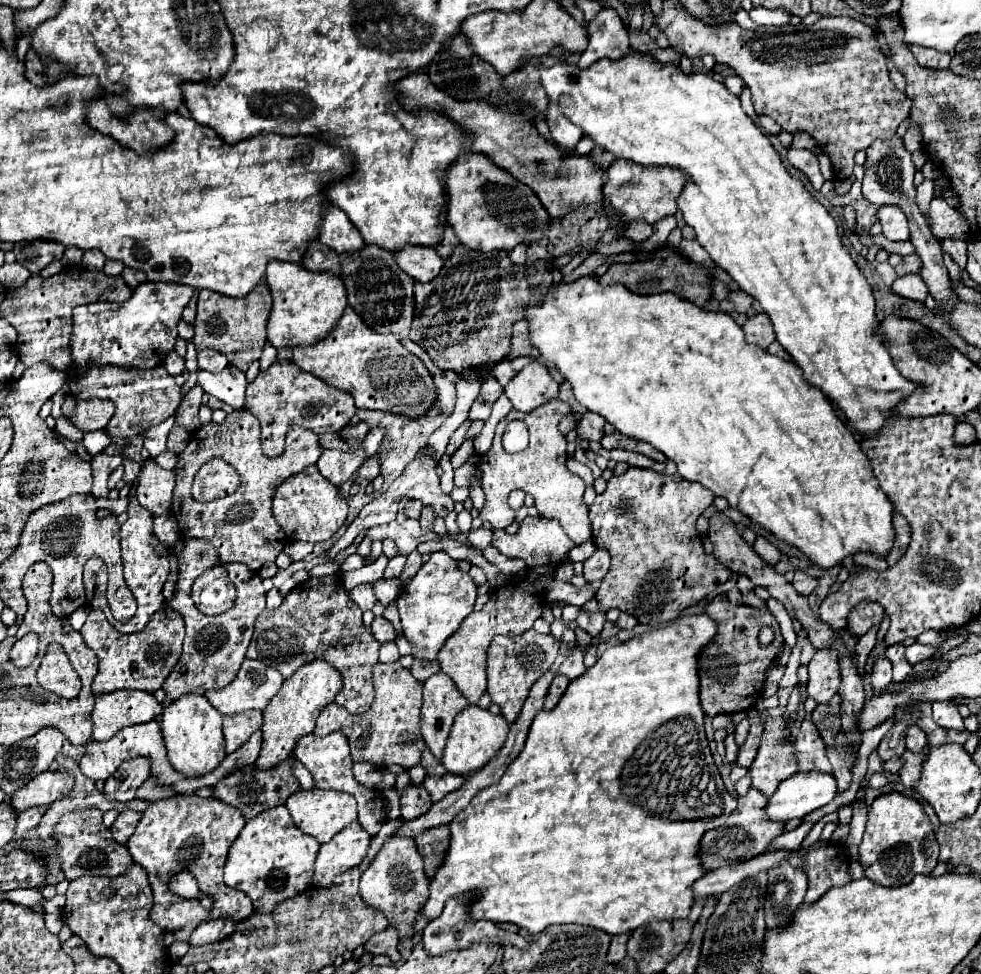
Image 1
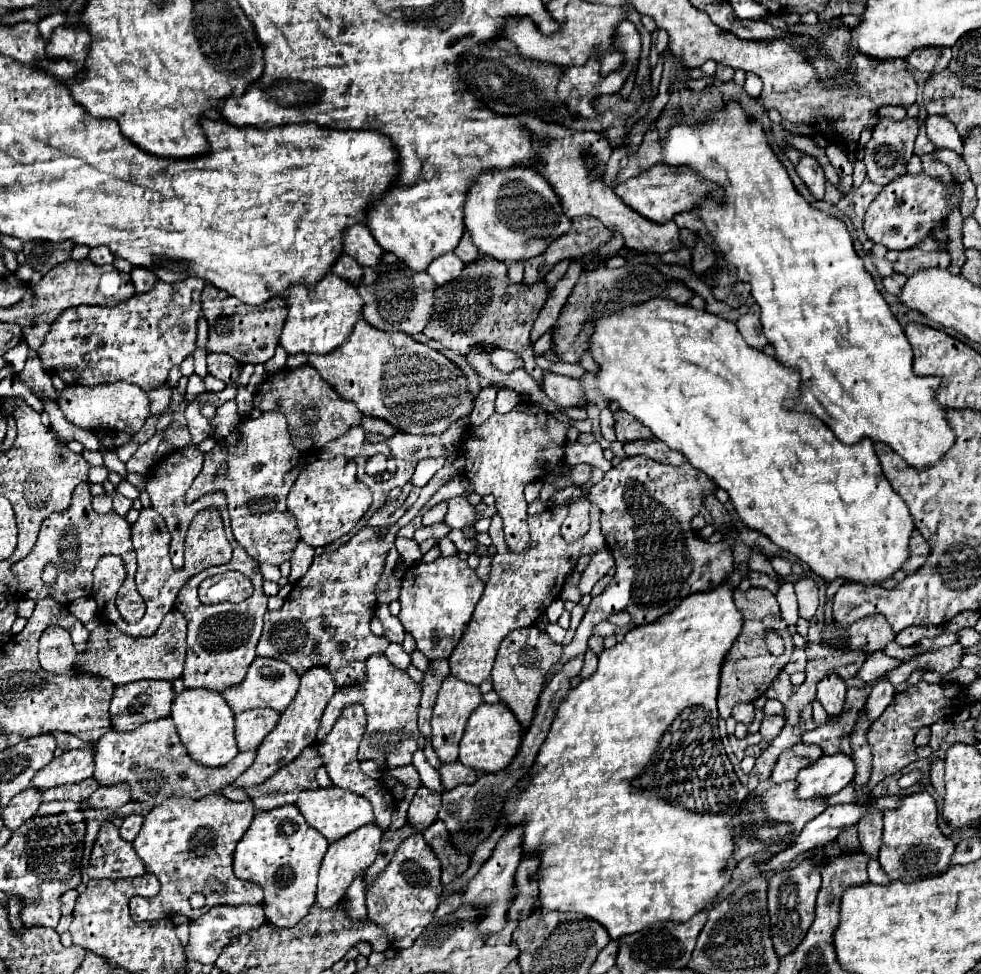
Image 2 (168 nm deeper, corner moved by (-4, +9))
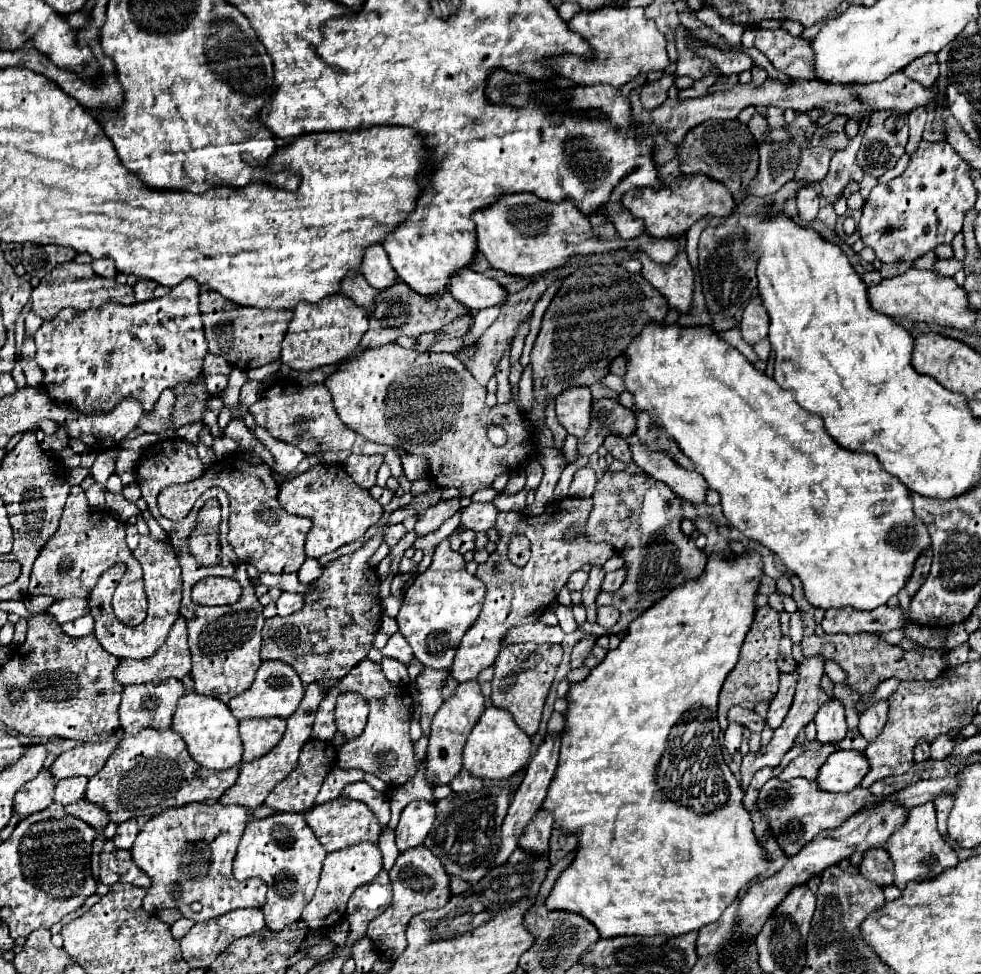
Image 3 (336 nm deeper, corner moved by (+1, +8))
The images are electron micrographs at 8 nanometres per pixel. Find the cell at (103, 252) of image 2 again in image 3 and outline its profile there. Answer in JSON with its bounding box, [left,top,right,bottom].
[92,259,116,277]

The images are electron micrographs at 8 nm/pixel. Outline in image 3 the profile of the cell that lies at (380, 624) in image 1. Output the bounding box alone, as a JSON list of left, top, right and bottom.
[382,631,414,665]

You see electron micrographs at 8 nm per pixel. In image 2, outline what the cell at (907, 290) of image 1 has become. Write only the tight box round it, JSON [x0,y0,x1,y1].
[883,272,907,296]

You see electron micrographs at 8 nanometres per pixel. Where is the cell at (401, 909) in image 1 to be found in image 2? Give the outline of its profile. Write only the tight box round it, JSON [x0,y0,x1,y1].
[367,834,443,950]

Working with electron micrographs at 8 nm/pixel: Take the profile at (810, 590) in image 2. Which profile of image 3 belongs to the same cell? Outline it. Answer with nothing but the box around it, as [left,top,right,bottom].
[790,611,802,643]

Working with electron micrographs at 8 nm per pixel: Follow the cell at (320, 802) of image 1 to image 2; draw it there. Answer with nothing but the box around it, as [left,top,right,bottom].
[297,786,375,842]

